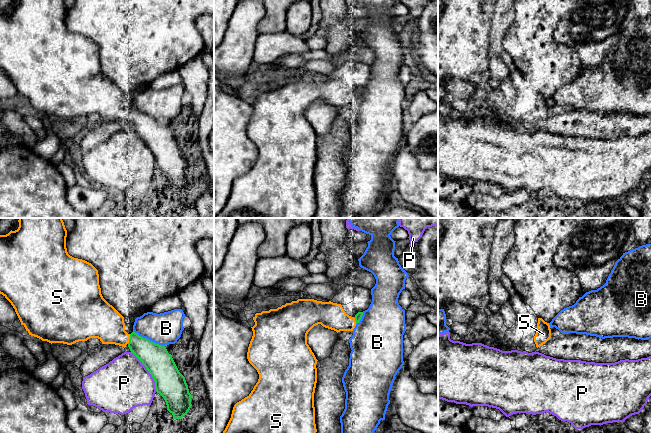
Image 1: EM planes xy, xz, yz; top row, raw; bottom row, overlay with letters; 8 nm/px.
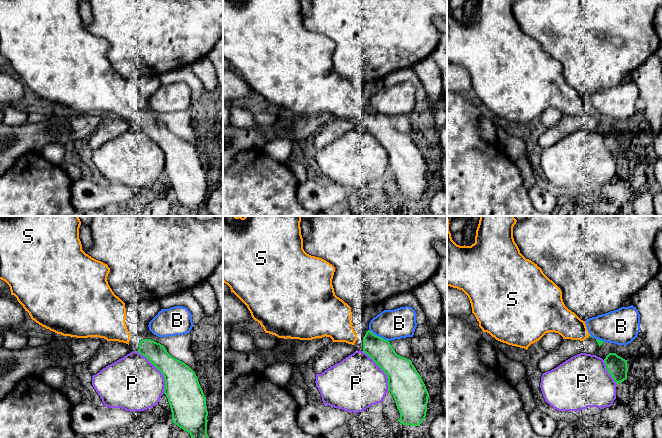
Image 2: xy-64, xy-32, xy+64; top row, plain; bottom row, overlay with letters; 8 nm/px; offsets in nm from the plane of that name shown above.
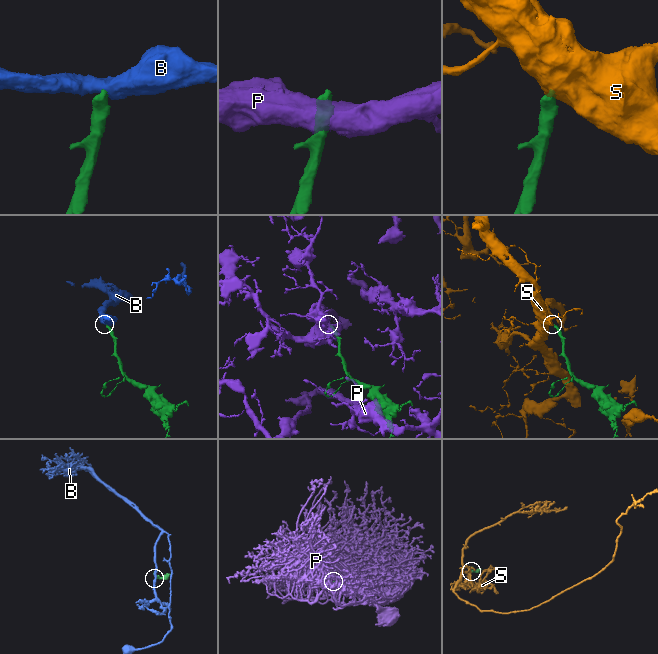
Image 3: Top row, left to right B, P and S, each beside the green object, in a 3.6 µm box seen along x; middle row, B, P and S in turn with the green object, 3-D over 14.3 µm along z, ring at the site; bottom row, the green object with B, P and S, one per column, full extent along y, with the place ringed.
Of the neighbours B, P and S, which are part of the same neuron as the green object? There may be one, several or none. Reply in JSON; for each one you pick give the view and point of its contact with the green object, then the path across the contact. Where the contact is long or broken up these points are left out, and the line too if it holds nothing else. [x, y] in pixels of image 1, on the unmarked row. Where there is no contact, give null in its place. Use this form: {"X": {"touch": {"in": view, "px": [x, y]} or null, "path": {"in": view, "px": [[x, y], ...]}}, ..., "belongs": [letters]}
{"S": {"touch": {"in": "xy", "px": [129, 115]}}, "belongs": ["S"]}

